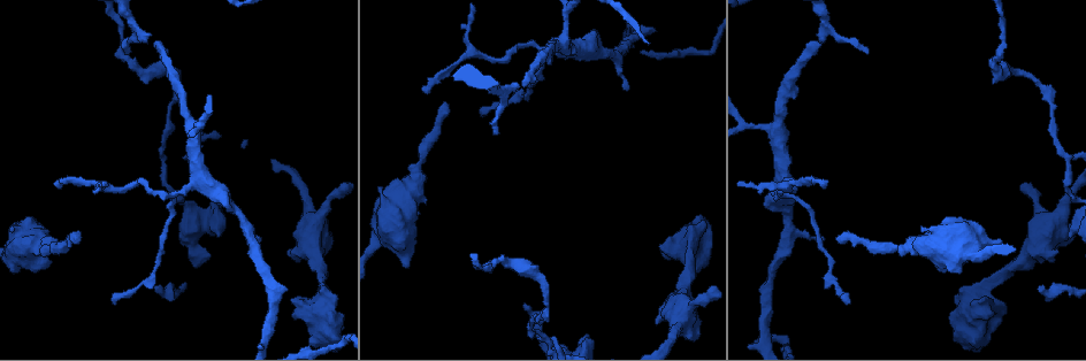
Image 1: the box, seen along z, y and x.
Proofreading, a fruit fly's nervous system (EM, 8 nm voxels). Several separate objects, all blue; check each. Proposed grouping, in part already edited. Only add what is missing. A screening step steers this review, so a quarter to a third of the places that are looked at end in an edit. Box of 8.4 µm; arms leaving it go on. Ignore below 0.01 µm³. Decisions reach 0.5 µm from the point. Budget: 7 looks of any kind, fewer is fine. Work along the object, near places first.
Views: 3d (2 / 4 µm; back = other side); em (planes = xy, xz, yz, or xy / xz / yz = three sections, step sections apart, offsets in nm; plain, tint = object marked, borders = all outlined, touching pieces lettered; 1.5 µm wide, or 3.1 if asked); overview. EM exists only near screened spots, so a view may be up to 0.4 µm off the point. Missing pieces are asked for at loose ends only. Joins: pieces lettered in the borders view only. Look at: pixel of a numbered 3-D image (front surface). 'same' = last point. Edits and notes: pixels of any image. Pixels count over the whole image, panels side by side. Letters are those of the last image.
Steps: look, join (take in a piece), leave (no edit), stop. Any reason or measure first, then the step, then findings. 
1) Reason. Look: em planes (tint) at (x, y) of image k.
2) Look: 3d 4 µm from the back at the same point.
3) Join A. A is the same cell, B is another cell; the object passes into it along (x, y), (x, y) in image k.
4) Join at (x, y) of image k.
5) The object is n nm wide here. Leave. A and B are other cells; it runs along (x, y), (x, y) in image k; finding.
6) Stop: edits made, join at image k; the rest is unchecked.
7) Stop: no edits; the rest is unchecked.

Branch stops here. Look: 3d 2 µm at (116, 303) of image 1.

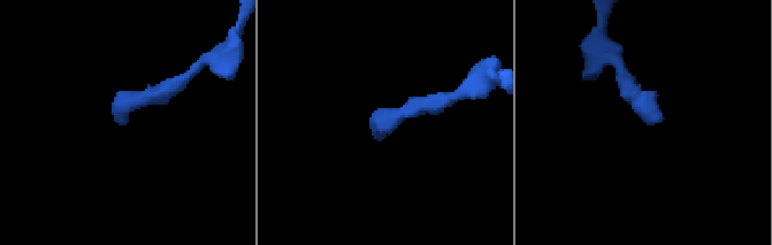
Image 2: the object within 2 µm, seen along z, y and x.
Need the tissue. Look: em planes (borders) at (384, 137) of image 2.

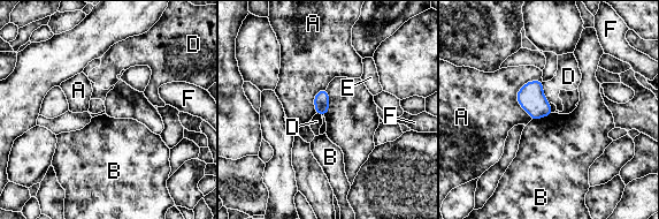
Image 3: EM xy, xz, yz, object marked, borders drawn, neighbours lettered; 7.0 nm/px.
Leave. A, B, D, E and F are other cells; a border runs along (552, 112), (545, 116), (531, 120) in image 3; none of them fits.

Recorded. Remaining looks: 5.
Tapers out. Look: em xz step 4 (tint) at (826, 186) of image 1.

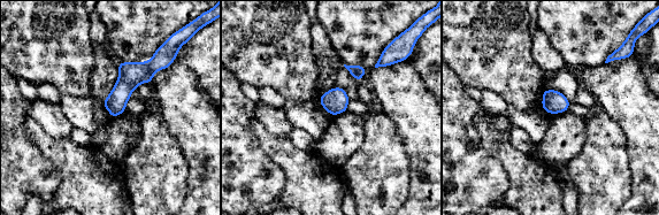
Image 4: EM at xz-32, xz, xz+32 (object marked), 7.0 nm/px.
What lies round it. Look: em xz step 4 (borders) at the same point.

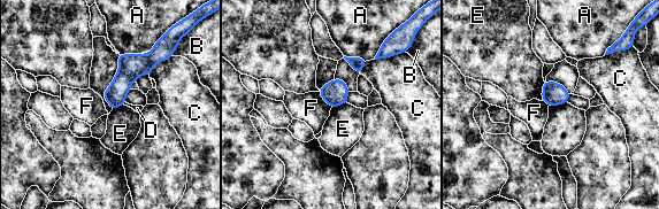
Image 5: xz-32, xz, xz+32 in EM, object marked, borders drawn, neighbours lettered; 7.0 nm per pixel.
Leave. A, B, C, D, E and F are other cells; it runs along (154, 52), (120, 86), (113, 105) in image 5; none of them fits.

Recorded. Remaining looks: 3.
Thick end. Look: 3d 4 µm at (585, 335) of image 1.

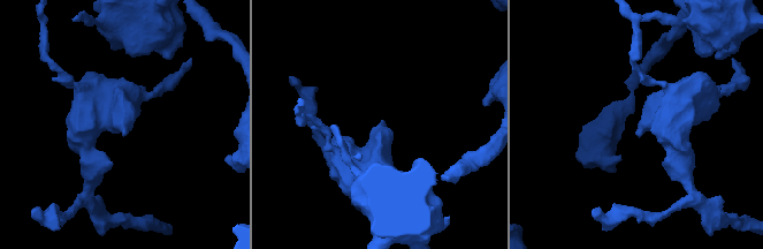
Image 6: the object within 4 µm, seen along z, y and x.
Look: em planes (borders) at (642, 133) of image 6.

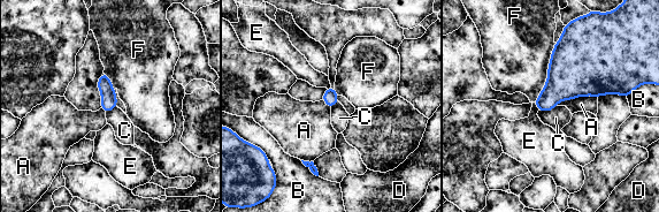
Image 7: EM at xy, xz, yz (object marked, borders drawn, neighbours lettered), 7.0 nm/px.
The longest contact is with F, 440 nm. Leave. A, B, C, D, E and F are other cells; a border runs along (556, 105), (551, 110), (538, 111) in image 7; no lettered piece goes on from it.

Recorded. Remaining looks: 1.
Stop: no edits; the rest is unchecked.

